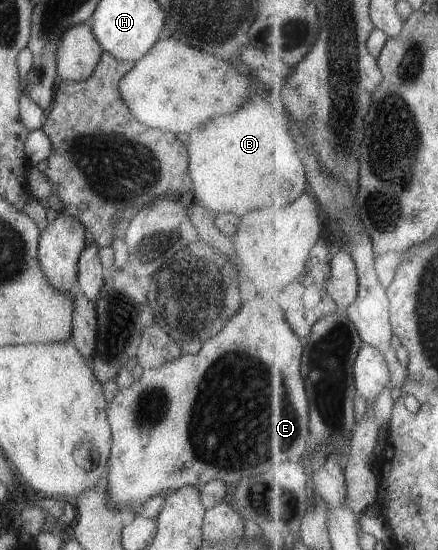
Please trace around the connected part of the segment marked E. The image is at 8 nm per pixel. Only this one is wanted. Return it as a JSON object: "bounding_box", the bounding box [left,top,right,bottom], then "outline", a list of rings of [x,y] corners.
{"bounding_box":[105,289,313,510],"outline":[[[253,289],[246,290],[245,297],[246,299],[243,299],[241,303],[240,311],[228,321],[228,325],[220,333],[210,337],[196,354],[182,353],[177,359],[169,360],[158,368],[144,368],[140,379],[133,379],[133,383],[129,387],[120,388],[114,401],[107,404],[106,414],[111,426],[112,444],[109,456],[109,473],[105,486],[107,487],[107,503],[116,510],[142,506],[147,500],[158,495],[170,496],[183,486],[198,489],[213,480],[219,480],[226,487],[232,489],[236,485],[236,481],[264,474],[274,465],[282,466],[291,460],[308,460],[313,449],[313,438],[311,434],[311,400],[308,385],[304,379],[306,366],[303,358],[307,347],[287,319],[287,312],[284,310],[284,304],[280,297],[260,294]]]}

